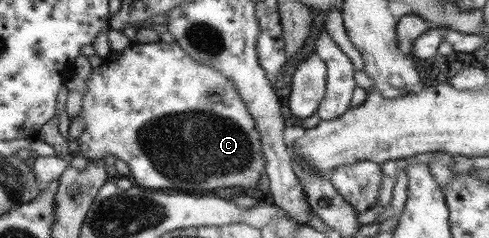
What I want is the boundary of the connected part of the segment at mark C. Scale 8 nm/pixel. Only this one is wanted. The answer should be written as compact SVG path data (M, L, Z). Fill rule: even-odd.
M159 40L156 44L140 44L131 42L128 48L124 48L122 52L114 52L114 56L110 60L103 60L102 64L92 70L90 77L86 80L86 92L82 98L82 111L70 118L71 122L82 120L84 124L84 133L76 139L80 145L79 153L87 160L99 160L114 155L117 159L128 163L130 169L129 178L136 186L146 188L170 188L176 192L202 192L202 190L214 190L214 188L233 188L237 190L254 189L255 187L265 186L265 168L267 159L263 154L263 145L261 144L260 132L257 130L256 122L253 115L250 114L246 103L242 101L236 85L222 75L220 71L216 71L210 65L198 63L186 54L178 43L166 43Z

